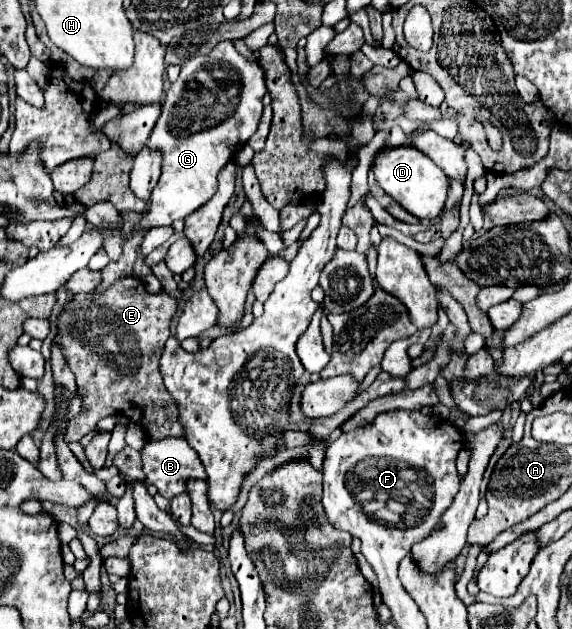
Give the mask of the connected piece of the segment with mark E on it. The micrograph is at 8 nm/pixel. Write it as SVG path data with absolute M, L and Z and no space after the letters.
M138 277L118 279L104 295L82 293L68 301L58 319L58 339L64 345L68 365L76 375L78 391L84 397L82 407L86 409L86 413L80 413L68 423L64 435L68 443L80 441L100 419L114 411L126 415L126 405L128 417L142 425L148 439L156 441L184 435L178 423L176 403L160 375L160 355L170 337L170 323L176 311L178 303L172 297L164 291L156 295L148 293Z

